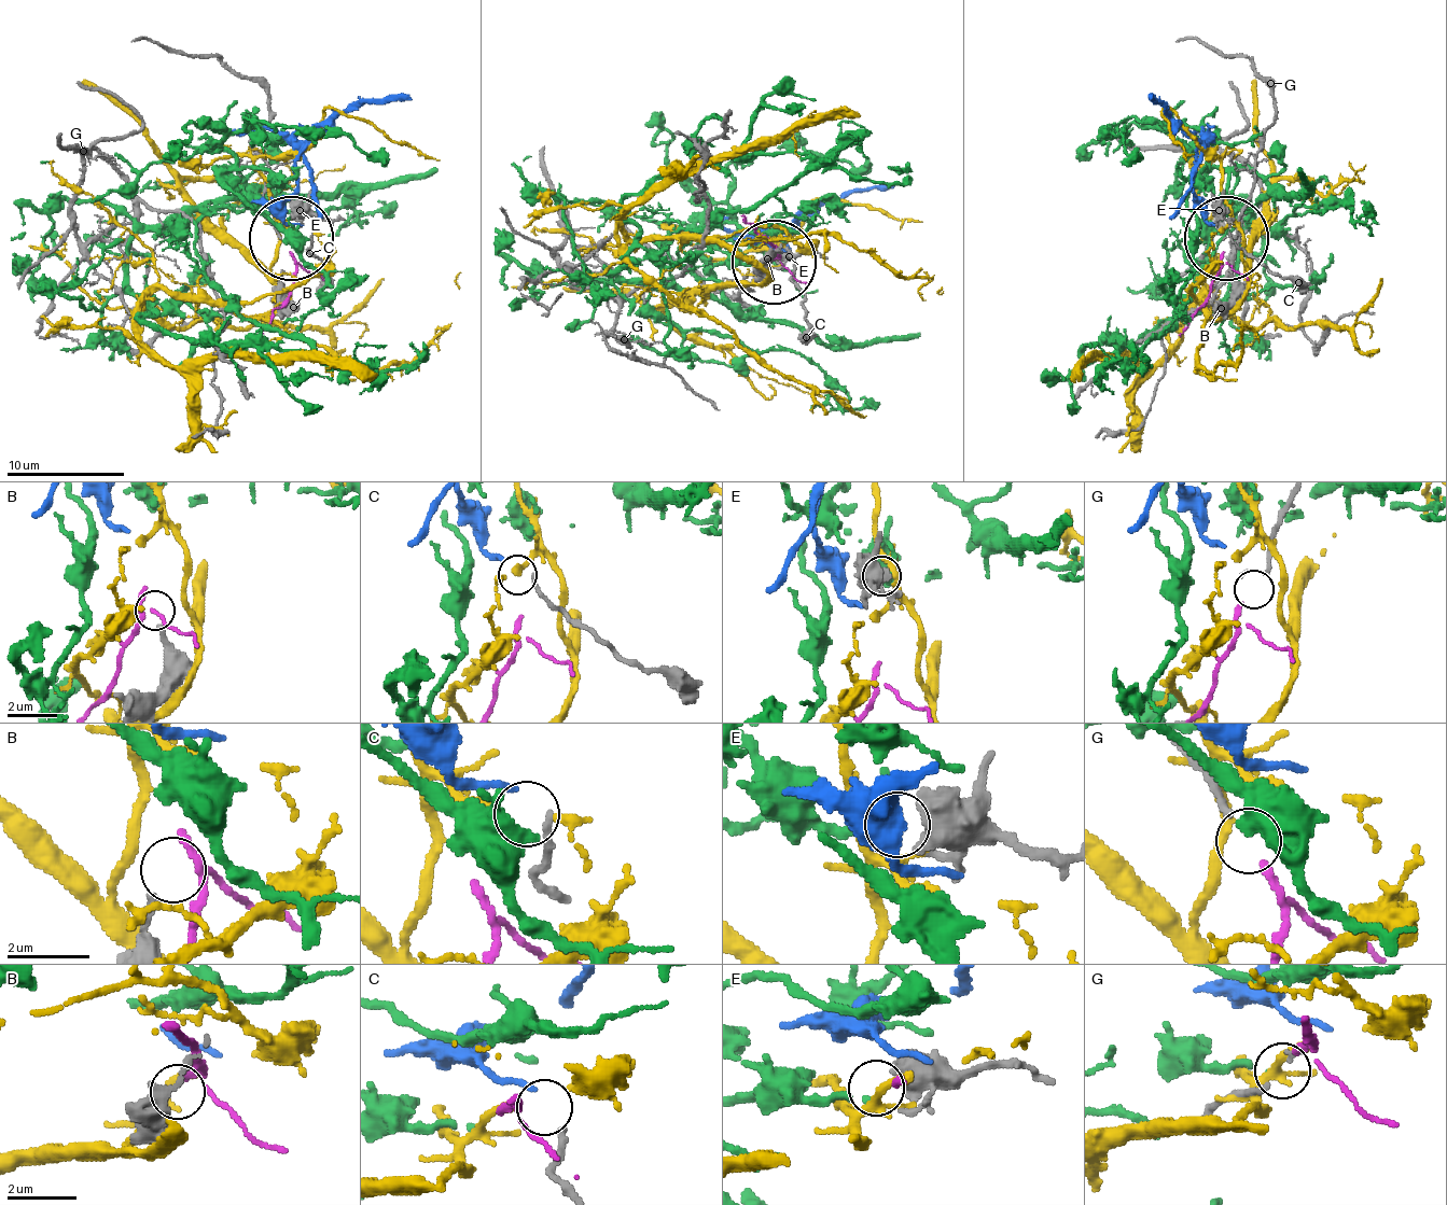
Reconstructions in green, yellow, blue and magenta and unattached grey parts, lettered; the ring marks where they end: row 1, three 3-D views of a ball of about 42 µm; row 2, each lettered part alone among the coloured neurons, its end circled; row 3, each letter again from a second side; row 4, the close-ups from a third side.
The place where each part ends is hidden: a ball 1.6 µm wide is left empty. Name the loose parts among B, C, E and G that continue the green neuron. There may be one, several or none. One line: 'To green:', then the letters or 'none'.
To green: E

